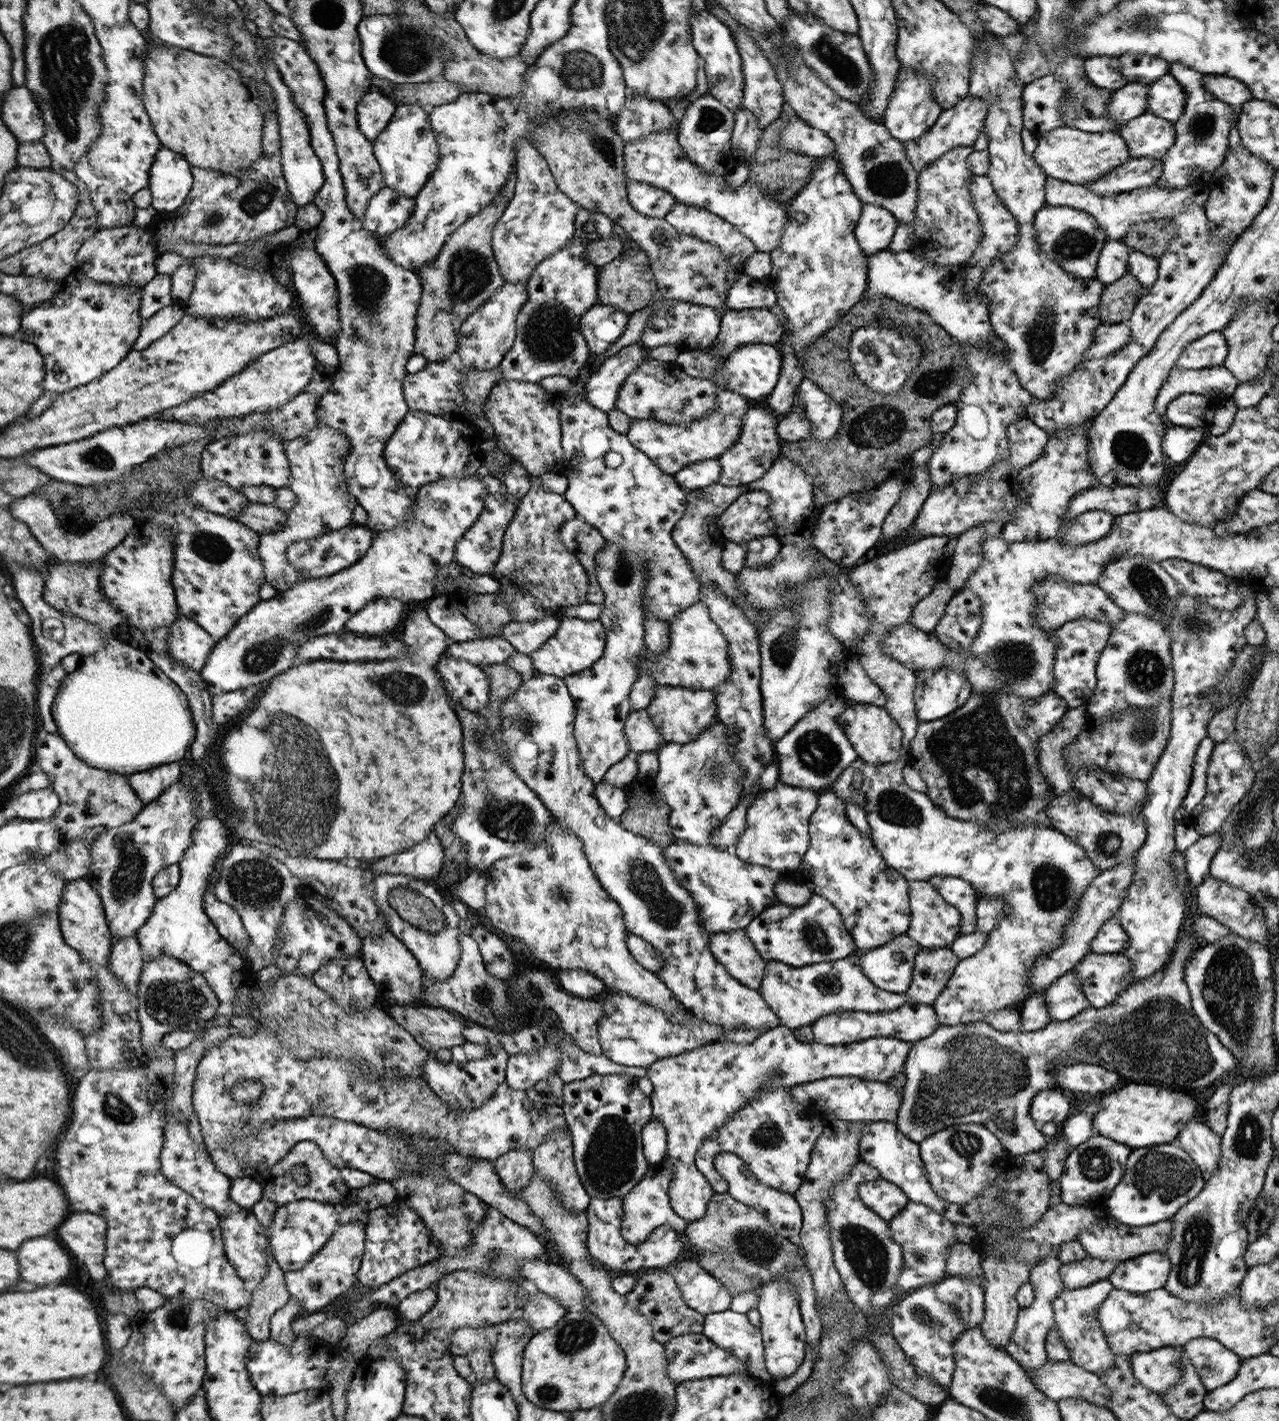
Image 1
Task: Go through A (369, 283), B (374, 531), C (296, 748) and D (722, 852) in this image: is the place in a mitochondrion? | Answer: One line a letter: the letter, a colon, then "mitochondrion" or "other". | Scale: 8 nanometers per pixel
A: mitochondrion
B: other
C: mitochondrion
D: other

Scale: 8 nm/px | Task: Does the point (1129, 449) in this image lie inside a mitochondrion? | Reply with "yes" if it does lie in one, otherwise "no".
yes

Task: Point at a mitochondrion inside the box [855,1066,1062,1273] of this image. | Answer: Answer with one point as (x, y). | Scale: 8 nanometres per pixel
(966, 1145)

